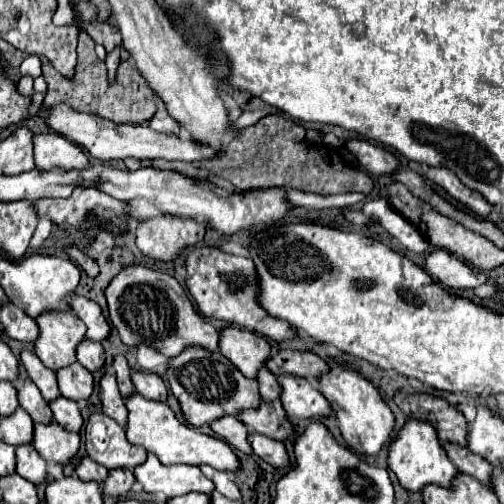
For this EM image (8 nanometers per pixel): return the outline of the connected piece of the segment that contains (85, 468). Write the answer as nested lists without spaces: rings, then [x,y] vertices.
[[[89,457],[81,459],[79,465],[77,465],[77,475],[79,475],[79,479],[83,479],[83,481],[103,483],[103,481],[107,479],[107,473],[109,473],[109,469],[105,469],[103,465],[91,461]]]

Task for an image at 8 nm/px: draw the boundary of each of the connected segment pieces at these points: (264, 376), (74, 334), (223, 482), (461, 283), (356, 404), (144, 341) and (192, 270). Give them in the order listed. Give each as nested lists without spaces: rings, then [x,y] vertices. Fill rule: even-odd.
[[[261,369],[257,375],[259,381],[259,389],[261,389],[261,397],[263,401],[275,401],[281,397],[281,385],[277,381],[277,377],[269,371],[269,369]]]
[[[73,311],[67,313],[45,313],[37,317],[41,329],[35,341],[35,355],[51,371],[63,369],[63,365],[75,363],[75,349],[85,339],[85,325]]]
[[[203,465],[201,471],[215,483],[217,491],[219,491],[223,497],[233,499],[233,501],[241,501],[241,491],[239,491],[239,487],[235,485],[235,481],[233,481],[227,473],[217,471],[217,469],[213,469],[213,467],[207,467],[207,465]]]
[[[443,249],[425,255],[425,271],[447,289],[475,289],[485,281],[483,273],[475,273],[465,261]]]
[[[333,367],[329,373],[325,373],[319,379],[319,383],[321,383],[321,393],[335,411],[345,443],[363,457],[377,455],[383,449],[383,445],[389,441],[395,427],[395,417],[387,407],[387,403],[381,399],[379,391],[363,375],[345,367]]]
[[[143,265],[125,267],[105,291],[109,305],[109,319],[119,331],[121,341],[129,347],[147,345],[165,357],[177,357],[187,347],[203,347],[207,351],[219,349],[219,333],[193,307],[189,295],[179,281],[163,271],[147,269]]]
[[[205,245],[205,247],[195,247],[189,251],[185,267],[187,267],[187,289],[205,317],[241,325],[245,329],[251,329],[275,341],[297,341],[299,339],[297,329],[293,329],[287,321],[279,321],[271,317],[259,305],[259,277],[257,277],[255,263],[251,259],[225,253],[213,245],[211,247]]]

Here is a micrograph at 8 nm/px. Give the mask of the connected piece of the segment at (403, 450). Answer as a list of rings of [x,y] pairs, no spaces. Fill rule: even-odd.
[[[409,419],[407,425],[399,431],[399,435],[389,445],[387,465],[391,471],[395,471],[399,483],[411,493],[419,493],[429,483],[435,483],[445,489],[453,489],[453,479],[459,473],[459,469],[455,469],[455,465],[449,461],[435,429],[429,423],[417,419]]]

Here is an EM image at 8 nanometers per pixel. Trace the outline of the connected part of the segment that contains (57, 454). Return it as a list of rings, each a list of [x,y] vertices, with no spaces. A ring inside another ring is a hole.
[[[35,425],[33,447],[45,461],[69,465],[79,451],[79,435],[65,431],[61,425]]]

